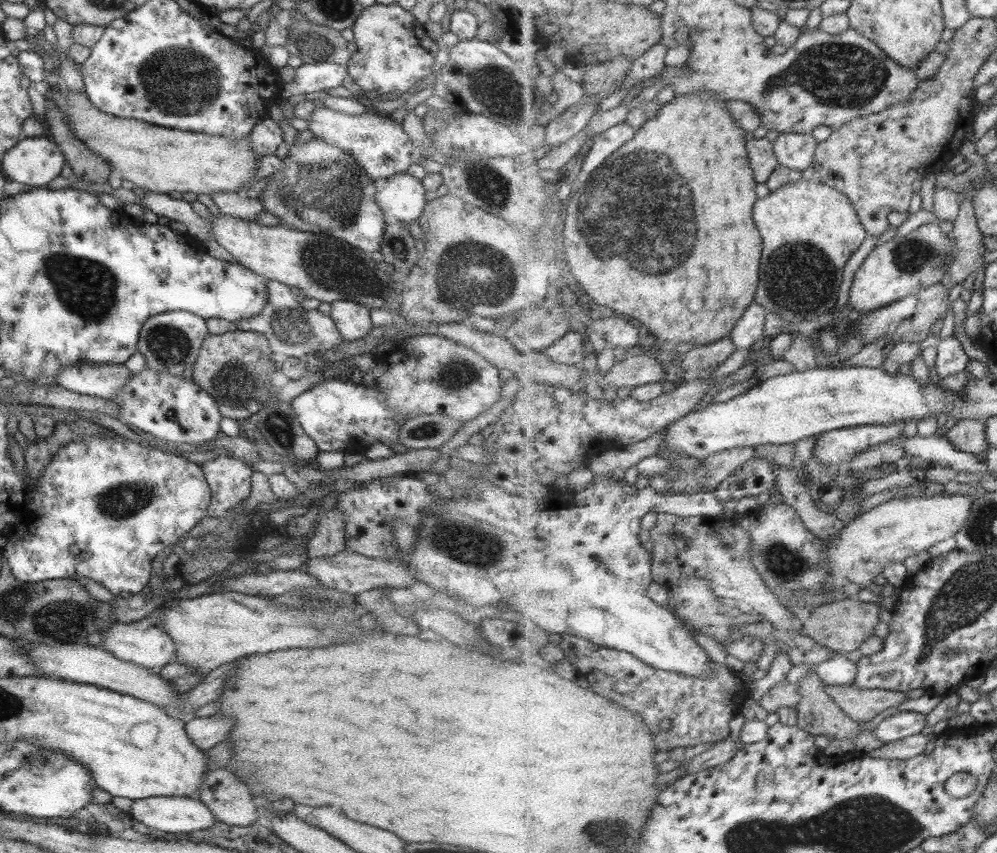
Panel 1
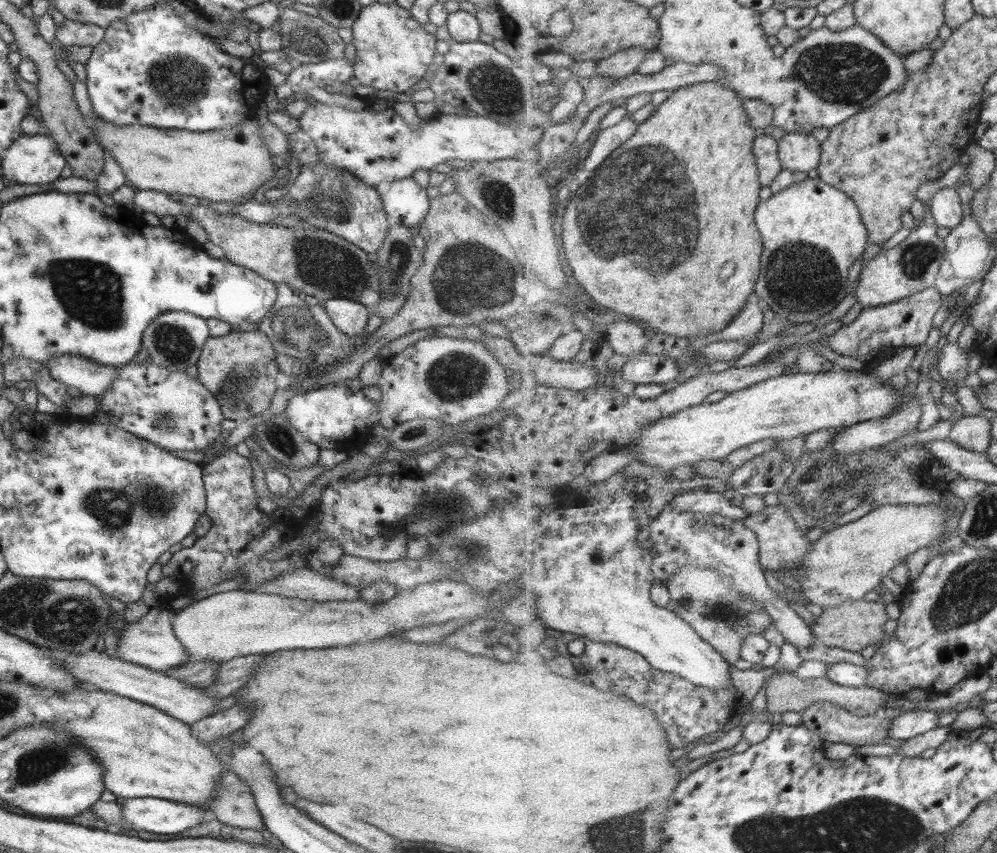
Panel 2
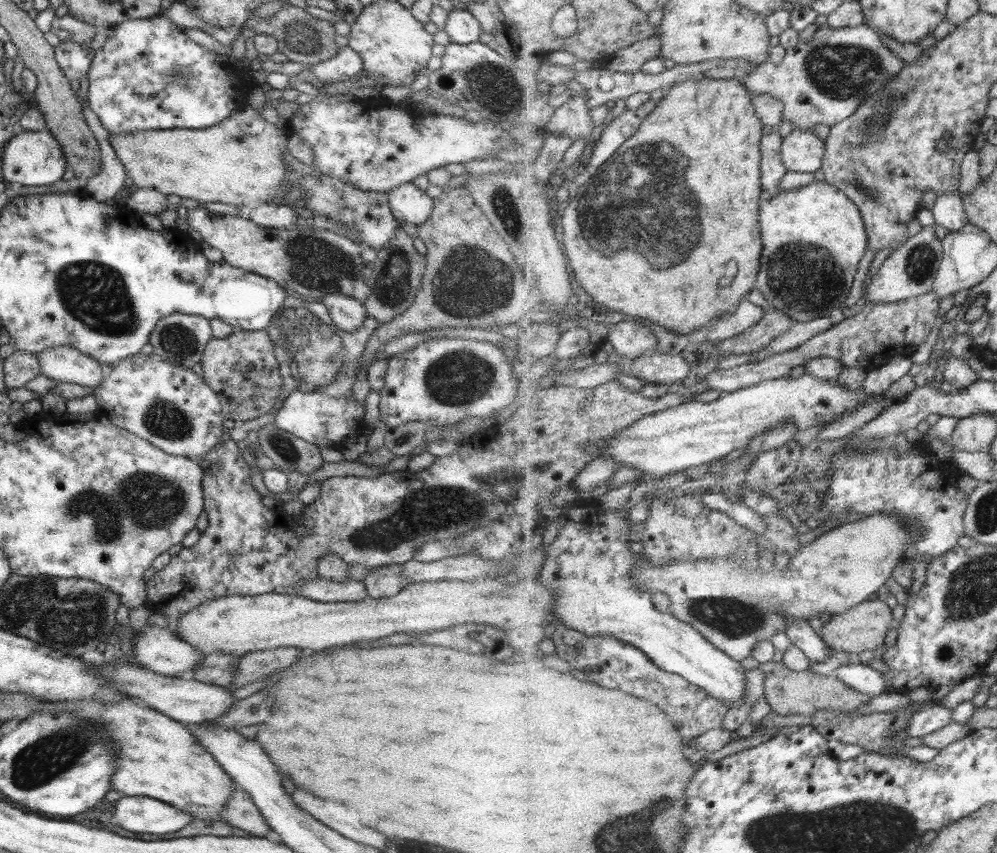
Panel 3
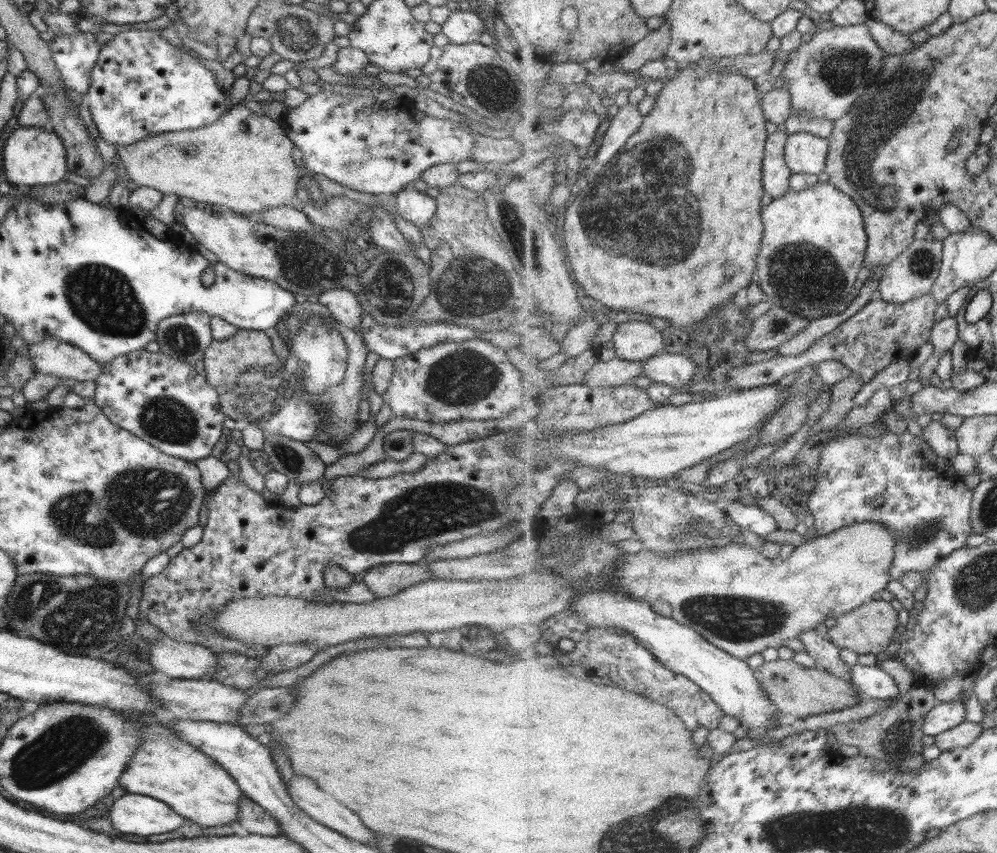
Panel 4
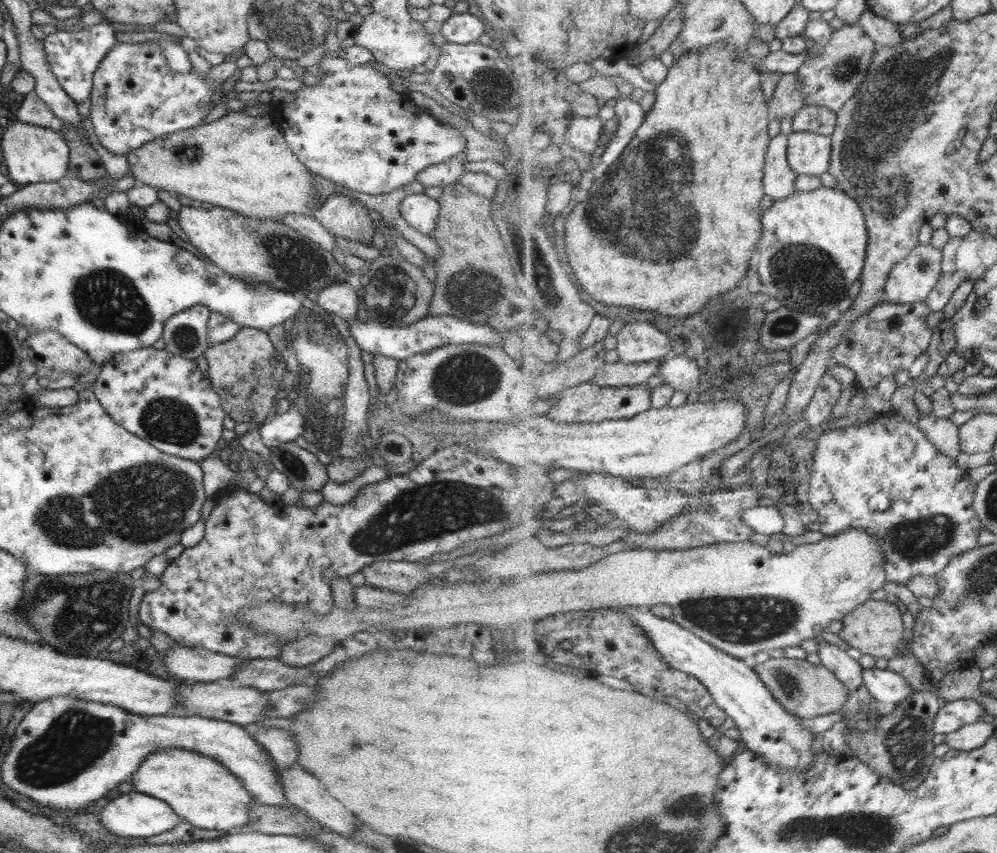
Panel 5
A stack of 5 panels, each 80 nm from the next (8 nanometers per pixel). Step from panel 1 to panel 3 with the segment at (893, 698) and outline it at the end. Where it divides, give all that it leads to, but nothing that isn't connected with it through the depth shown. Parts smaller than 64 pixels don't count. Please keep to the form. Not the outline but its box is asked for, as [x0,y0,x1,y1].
[759,661,872,716]

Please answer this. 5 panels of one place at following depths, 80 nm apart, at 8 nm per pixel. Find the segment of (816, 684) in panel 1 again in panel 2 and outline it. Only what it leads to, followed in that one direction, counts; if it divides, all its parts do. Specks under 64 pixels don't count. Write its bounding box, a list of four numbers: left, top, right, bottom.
[801,701,894,746]

